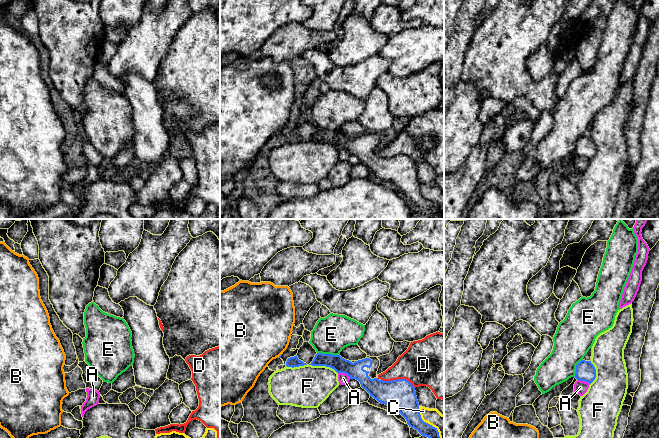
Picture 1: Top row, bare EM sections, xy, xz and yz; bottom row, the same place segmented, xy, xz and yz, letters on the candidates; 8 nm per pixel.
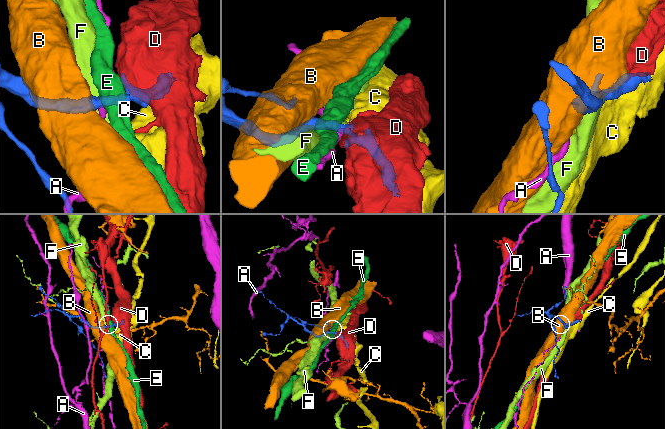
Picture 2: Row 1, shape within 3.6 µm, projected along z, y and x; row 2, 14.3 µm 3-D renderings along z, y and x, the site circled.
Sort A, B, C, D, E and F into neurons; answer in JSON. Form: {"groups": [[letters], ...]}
{"groups": [["A"], ["B"], ["C"], ["D"], ["E"], ["F"]]}

